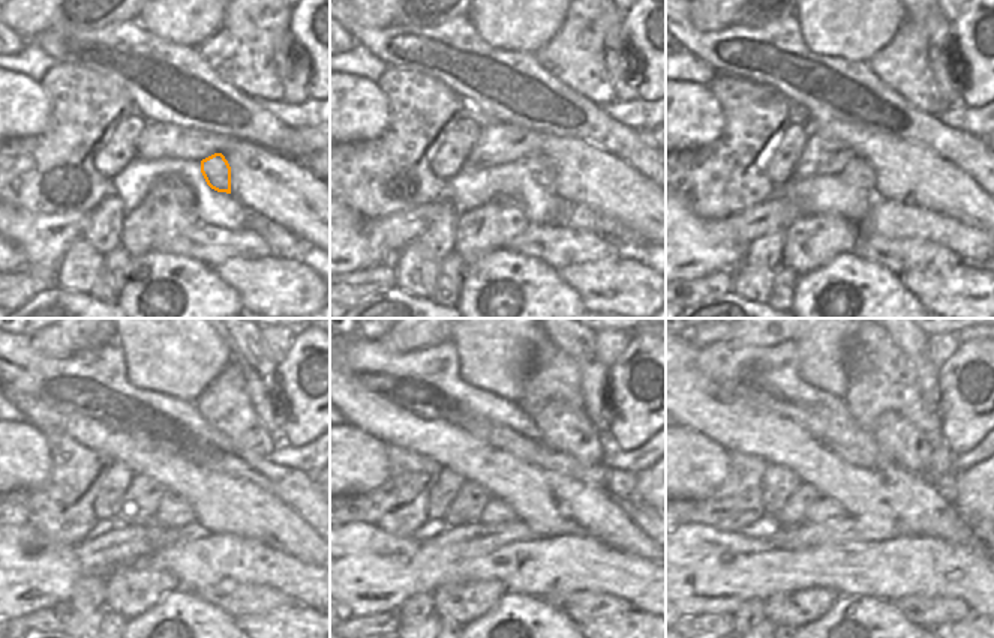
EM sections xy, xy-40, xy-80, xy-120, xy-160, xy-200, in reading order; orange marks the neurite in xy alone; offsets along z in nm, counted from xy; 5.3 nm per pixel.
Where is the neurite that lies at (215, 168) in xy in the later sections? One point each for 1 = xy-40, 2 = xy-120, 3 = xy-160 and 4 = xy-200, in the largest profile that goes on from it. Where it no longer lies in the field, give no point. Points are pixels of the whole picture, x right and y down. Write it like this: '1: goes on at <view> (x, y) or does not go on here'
1: goes on at xy-40 (541, 167)
2: goes on at xy-120 (173, 512)
3: goes on at xy-160 (496, 511)
4: goes on at xy-200 (823, 509)

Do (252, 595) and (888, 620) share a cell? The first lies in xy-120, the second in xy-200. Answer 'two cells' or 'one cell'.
two cells

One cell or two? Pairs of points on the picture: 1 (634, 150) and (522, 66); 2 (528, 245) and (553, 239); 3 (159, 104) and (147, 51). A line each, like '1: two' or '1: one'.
1: one
2: one
3: one

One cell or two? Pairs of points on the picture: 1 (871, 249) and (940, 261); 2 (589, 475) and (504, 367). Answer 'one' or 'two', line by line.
1: one
2: two

